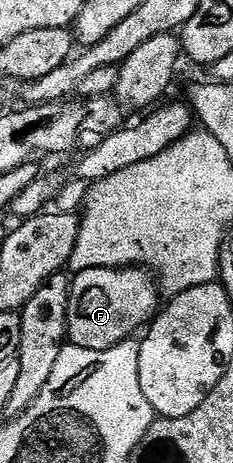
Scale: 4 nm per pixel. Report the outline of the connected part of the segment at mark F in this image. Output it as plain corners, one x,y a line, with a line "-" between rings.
142,266
85,268
76,273
71,281
67,311
67,339
76,348
109,350
123,340
132,339
135,331
150,325
160,311
161,292
156,277

